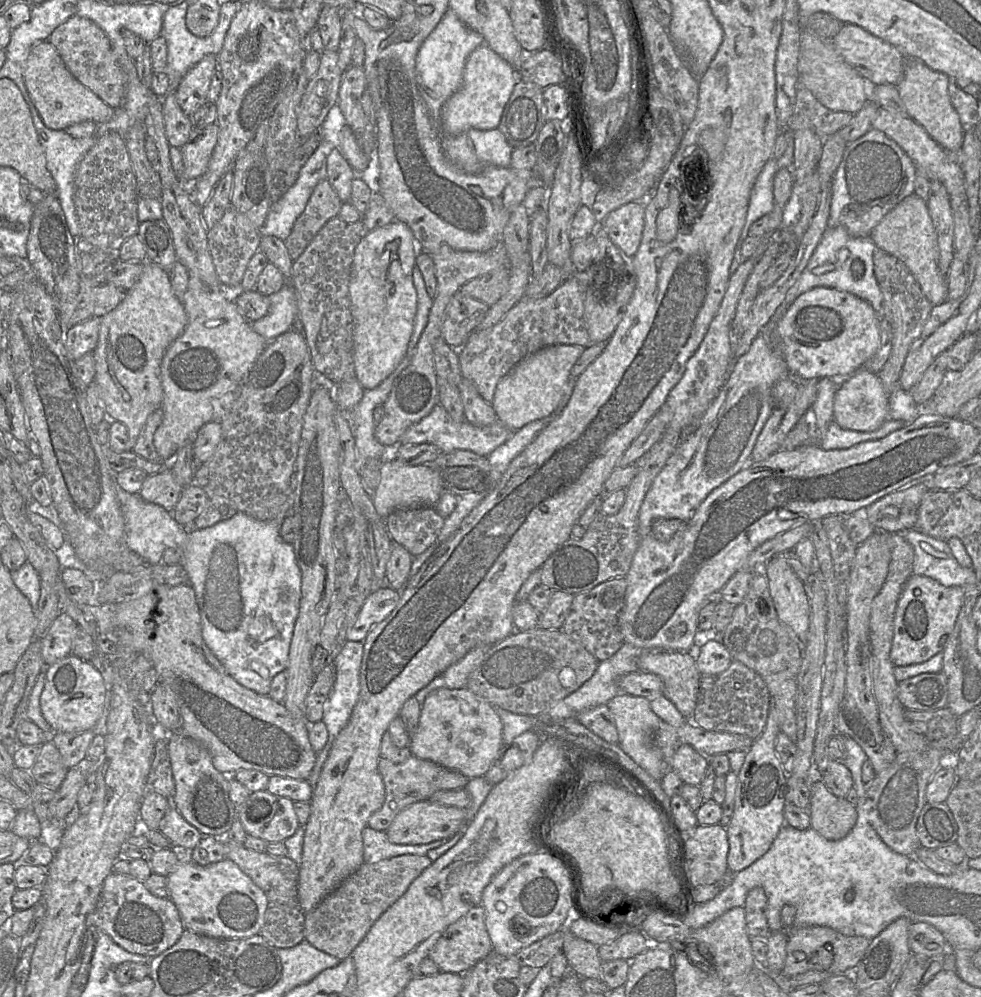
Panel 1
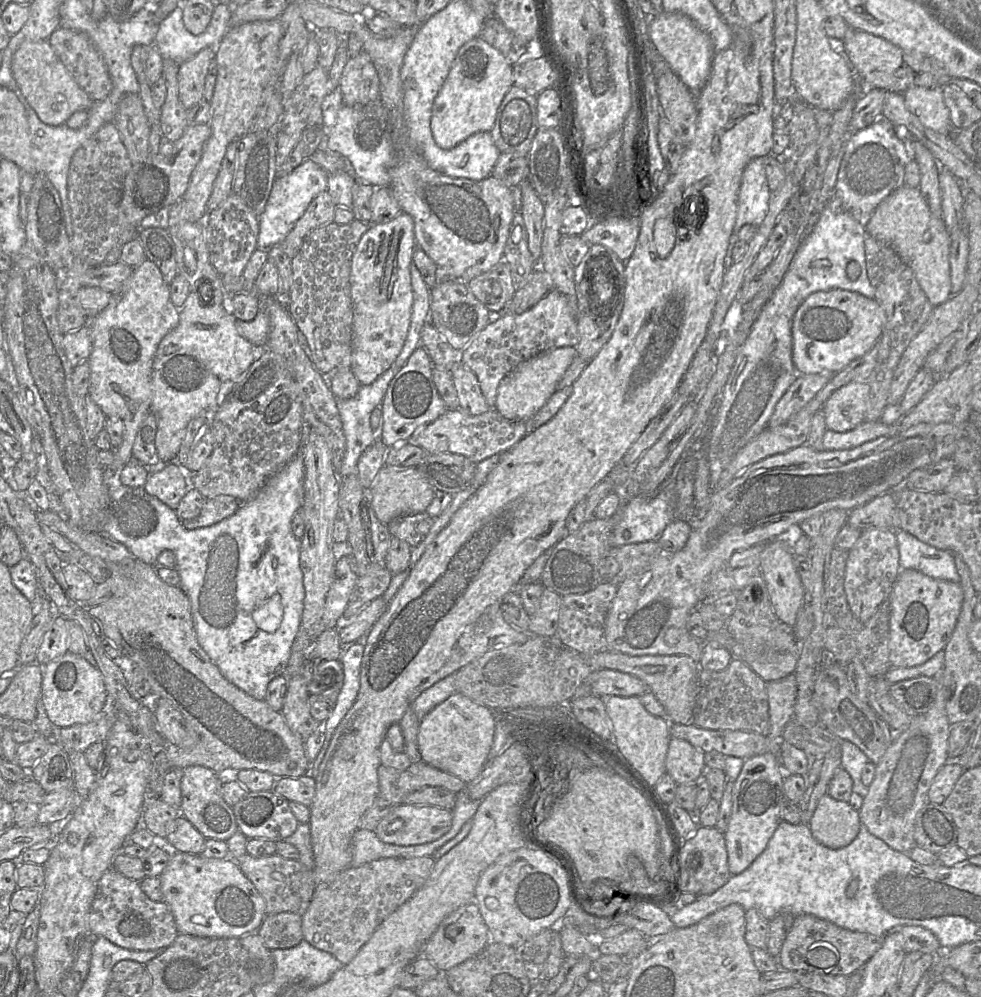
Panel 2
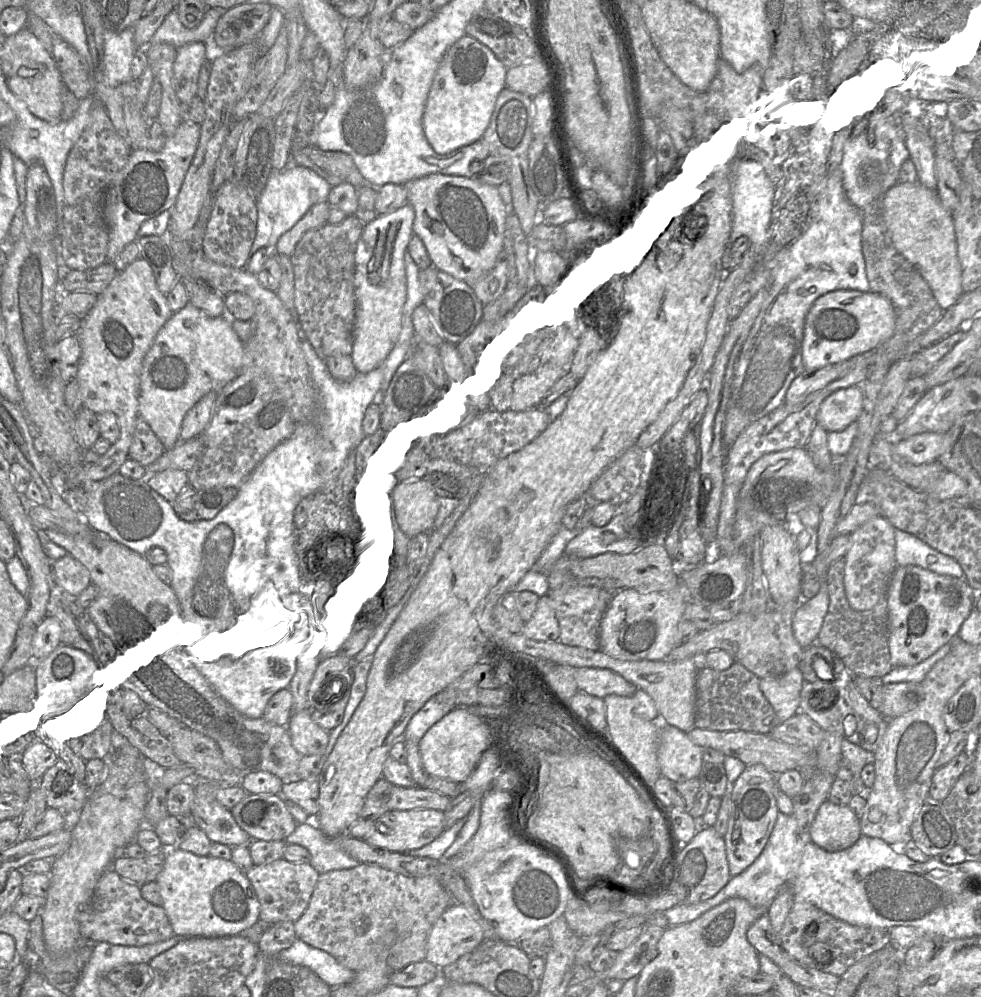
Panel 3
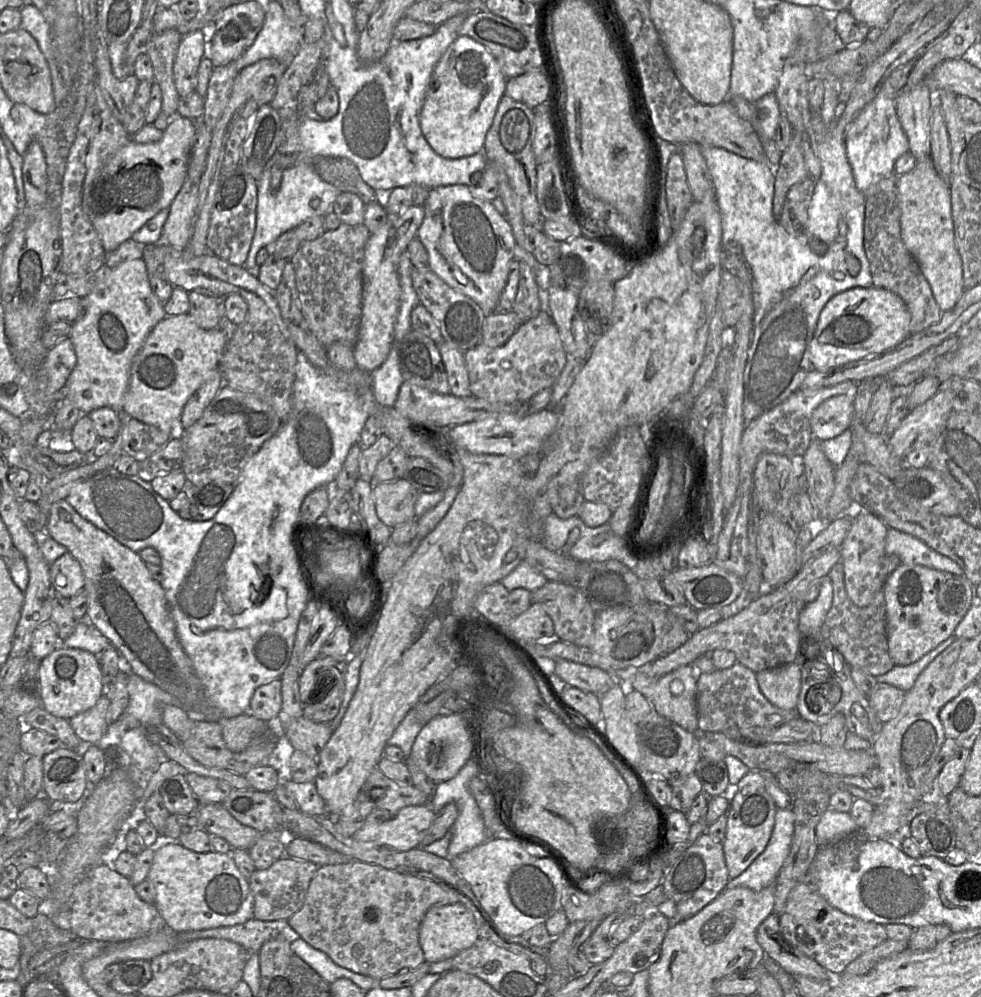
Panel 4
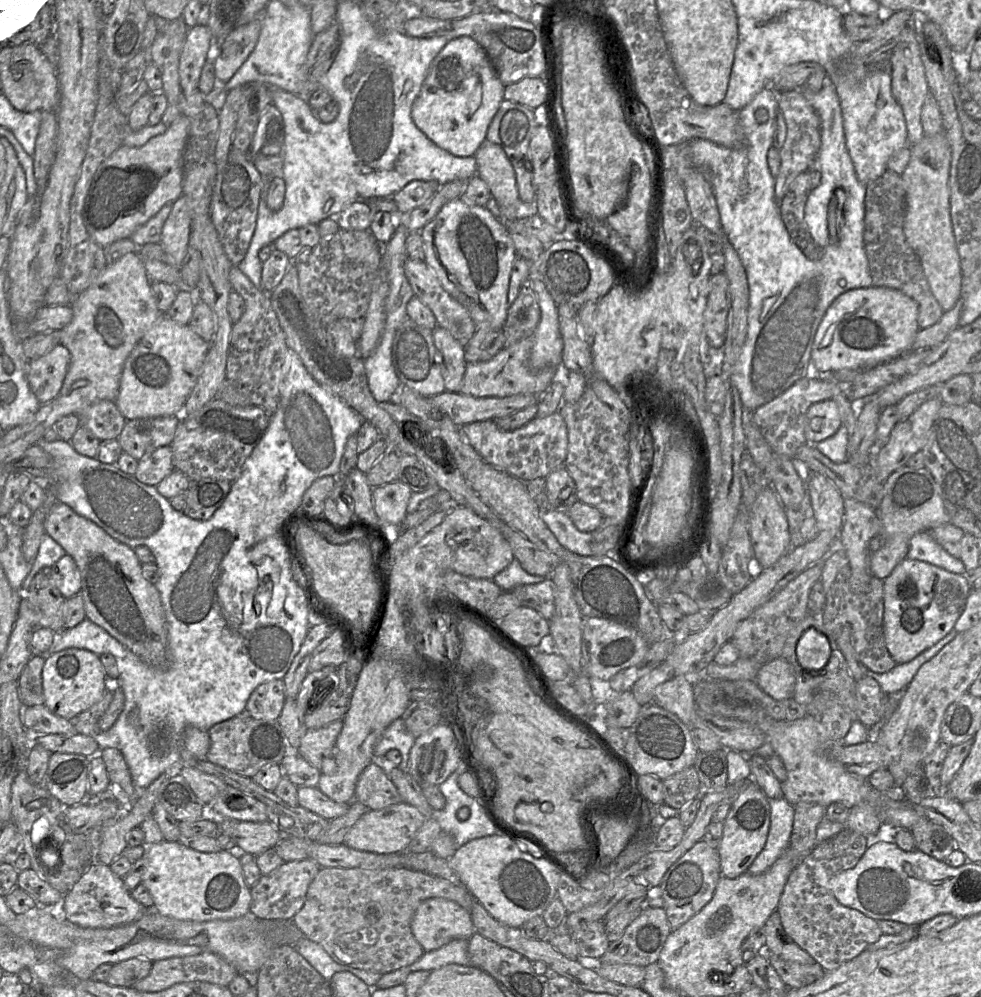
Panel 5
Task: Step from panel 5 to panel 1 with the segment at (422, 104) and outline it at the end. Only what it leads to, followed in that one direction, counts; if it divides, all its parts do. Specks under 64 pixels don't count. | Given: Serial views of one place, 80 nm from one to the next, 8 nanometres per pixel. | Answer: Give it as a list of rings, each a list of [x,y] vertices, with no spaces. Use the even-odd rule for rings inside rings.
[[[488,45],[475,49],[468,57],[462,84],[445,102],[442,113],[444,132],[457,135],[469,129],[491,130],[498,127],[506,103],[518,82],[516,69]]]

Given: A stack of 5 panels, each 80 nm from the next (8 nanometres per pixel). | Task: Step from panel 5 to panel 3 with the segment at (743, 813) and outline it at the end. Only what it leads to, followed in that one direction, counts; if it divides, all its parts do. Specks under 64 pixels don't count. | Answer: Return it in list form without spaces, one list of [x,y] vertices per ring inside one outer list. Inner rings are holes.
[[[761,764],[749,765],[737,780],[729,785],[732,806],[724,841],[731,877],[739,875],[749,867],[769,840],[779,814],[774,796],[776,776]]]

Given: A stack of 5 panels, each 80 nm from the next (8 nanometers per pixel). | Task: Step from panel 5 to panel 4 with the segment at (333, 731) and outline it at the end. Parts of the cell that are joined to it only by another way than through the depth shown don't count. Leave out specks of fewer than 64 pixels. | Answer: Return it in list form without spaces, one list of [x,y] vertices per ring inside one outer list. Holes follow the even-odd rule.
[[[303,716],[294,719],[284,731],[294,750],[299,750],[317,761],[332,734],[330,723],[316,723]]]

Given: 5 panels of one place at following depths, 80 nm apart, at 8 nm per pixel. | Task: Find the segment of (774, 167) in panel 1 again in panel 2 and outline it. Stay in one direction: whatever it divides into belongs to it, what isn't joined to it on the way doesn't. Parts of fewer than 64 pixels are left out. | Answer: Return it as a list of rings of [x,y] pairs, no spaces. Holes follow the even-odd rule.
[[[764,157],[755,158],[744,169],[738,195],[737,218],[730,241],[738,240],[744,225],[759,227],[768,214],[771,191],[764,160]]]

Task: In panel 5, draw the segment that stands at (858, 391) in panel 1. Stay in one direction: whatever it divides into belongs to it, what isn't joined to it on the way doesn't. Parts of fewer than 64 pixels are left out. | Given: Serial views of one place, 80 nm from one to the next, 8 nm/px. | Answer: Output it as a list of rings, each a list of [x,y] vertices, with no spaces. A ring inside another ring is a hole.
[[[832,399],[812,404],[804,420],[807,443],[821,442],[833,436],[842,425],[837,403]]]

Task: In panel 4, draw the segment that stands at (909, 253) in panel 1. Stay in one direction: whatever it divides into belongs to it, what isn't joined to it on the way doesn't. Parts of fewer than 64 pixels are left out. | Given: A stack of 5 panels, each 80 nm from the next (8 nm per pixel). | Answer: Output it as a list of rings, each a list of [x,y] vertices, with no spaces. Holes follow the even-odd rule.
[[[930,156],[917,161],[915,168],[909,173],[899,175],[897,186],[903,243],[917,260],[941,310],[951,310],[965,287],[962,259],[955,242],[950,184],[938,174]]]

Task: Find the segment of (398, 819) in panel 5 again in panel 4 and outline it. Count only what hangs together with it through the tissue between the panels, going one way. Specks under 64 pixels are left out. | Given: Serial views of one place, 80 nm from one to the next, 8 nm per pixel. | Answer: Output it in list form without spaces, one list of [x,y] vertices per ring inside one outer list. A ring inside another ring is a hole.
[[[429,804],[407,806],[395,812],[376,808],[352,837],[373,846],[409,851],[420,847],[435,816]]]

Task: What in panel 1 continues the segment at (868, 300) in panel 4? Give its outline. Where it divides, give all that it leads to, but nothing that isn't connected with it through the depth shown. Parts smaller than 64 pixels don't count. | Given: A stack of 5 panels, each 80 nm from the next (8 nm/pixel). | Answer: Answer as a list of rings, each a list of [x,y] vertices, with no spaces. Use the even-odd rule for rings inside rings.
[[[815,287],[801,294],[778,323],[781,353],[791,376],[803,381],[814,381],[823,377],[842,379],[862,369],[879,348],[880,322],[881,317],[873,307],[851,293],[835,288]]]

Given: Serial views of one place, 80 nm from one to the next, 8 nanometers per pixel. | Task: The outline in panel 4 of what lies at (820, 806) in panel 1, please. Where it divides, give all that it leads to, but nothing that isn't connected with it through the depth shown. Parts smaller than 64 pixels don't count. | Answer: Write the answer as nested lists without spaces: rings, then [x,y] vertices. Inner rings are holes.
[[[827,809],[821,816],[816,829],[815,837],[819,846],[838,841],[859,830],[849,812],[837,812]]]

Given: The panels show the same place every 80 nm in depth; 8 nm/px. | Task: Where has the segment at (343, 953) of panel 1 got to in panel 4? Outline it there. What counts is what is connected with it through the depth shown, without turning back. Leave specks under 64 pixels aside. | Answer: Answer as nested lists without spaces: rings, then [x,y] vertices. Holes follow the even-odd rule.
[[[350,860],[344,864],[323,865],[318,867],[316,874],[310,882],[304,905],[298,912],[288,919],[288,923],[293,930],[300,935],[301,939],[303,939],[313,948],[326,953],[337,965],[355,973],[380,980],[386,976],[397,974],[402,969],[416,968],[421,965],[425,959],[423,950],[419,943],[419,929],[425,914],[432,907],[444,906],[458,902],[458,897],[456,895],[454,895],[451,891],[445,890],[432,880],[405,875],[397,871],[386,869],[379,865],[368,864],[357,860]]]

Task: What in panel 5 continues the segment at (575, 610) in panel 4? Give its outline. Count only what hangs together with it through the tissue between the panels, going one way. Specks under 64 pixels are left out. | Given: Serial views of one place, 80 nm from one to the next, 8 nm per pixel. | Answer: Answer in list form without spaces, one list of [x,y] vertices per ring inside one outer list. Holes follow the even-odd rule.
[[[546,578],[541,583],[520,585],[511,591],[521,606],[534,609],[550,621],[555,612],[554,587],[552,579]]]

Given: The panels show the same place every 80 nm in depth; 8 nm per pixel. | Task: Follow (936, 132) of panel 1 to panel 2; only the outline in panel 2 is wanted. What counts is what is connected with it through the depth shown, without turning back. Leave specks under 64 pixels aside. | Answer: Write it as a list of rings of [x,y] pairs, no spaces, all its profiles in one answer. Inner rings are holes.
[[[912,86],[903,93],[909,111],[927,128],[944,135],[955,130],[944,102],[942,86]]]

